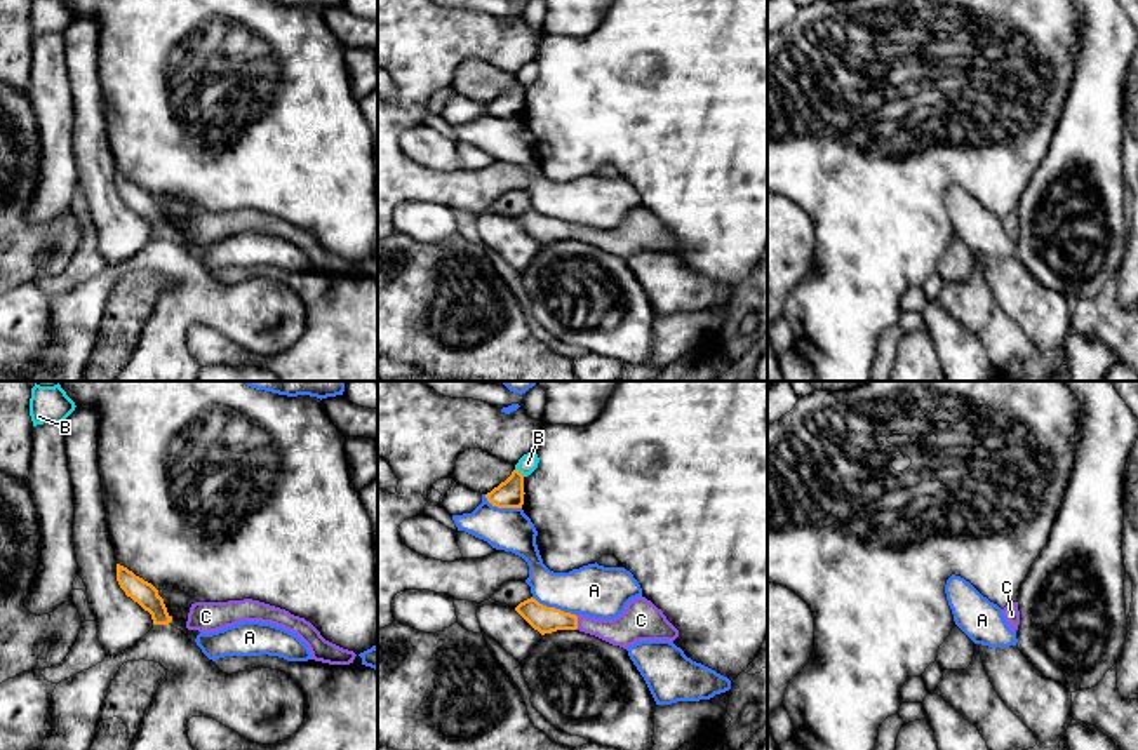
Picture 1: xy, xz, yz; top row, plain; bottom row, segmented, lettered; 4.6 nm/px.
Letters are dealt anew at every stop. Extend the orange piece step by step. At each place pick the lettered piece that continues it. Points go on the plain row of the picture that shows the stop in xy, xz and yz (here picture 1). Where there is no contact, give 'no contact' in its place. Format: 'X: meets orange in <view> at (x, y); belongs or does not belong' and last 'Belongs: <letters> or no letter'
A: meets orange in xz at (554, 218); does not belong
B: meets orange in xz at (519, 82); does not belong
C: meets orange in xz at (576, 234); belongs
Belongs: C

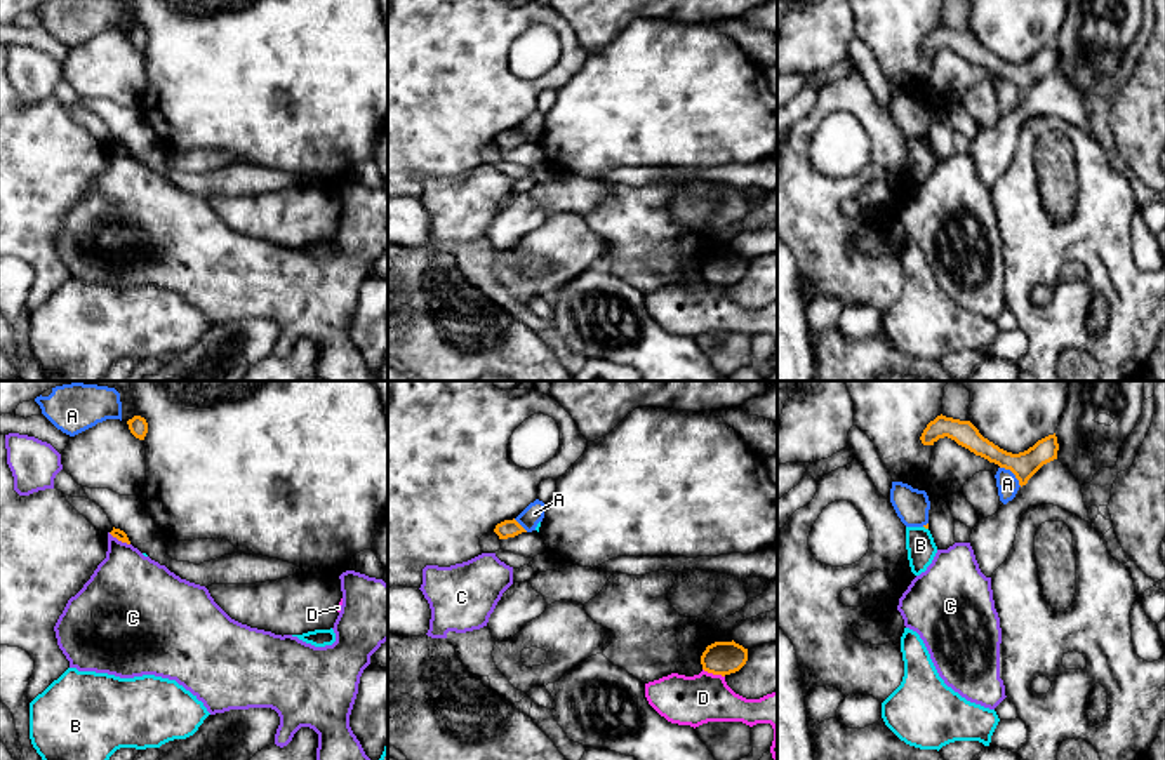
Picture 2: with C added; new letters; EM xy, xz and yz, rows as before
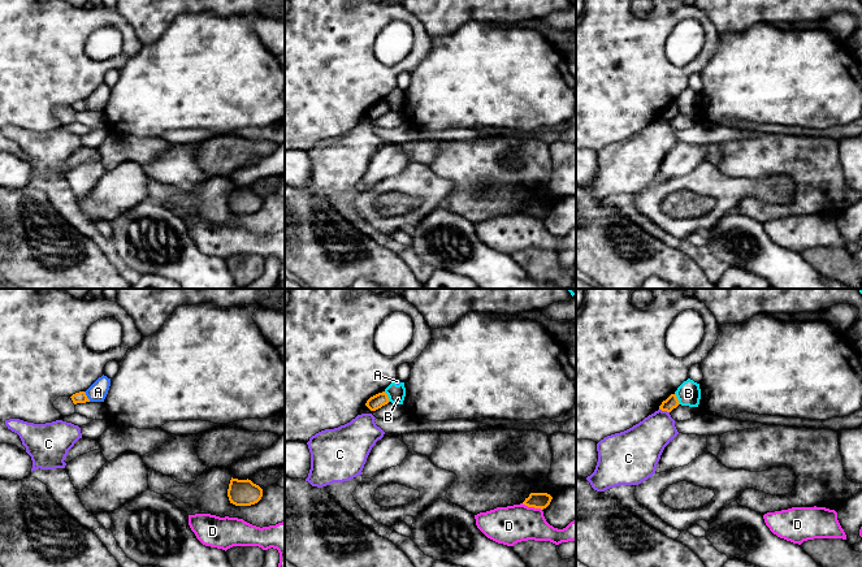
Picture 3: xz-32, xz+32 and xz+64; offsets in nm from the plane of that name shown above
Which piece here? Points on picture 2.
A: meets orange in yz at (1012, 82); does not belong
B: meets orange in yz at (925, 138); does not belong
C: meets orange in xy at (119, 150); does not belong
D: meets orange in xz at (713, 284); does not belong
Belongs: no letter

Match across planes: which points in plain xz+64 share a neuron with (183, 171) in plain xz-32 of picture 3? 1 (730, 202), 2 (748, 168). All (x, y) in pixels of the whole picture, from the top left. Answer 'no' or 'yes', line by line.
1: no
2: yes

